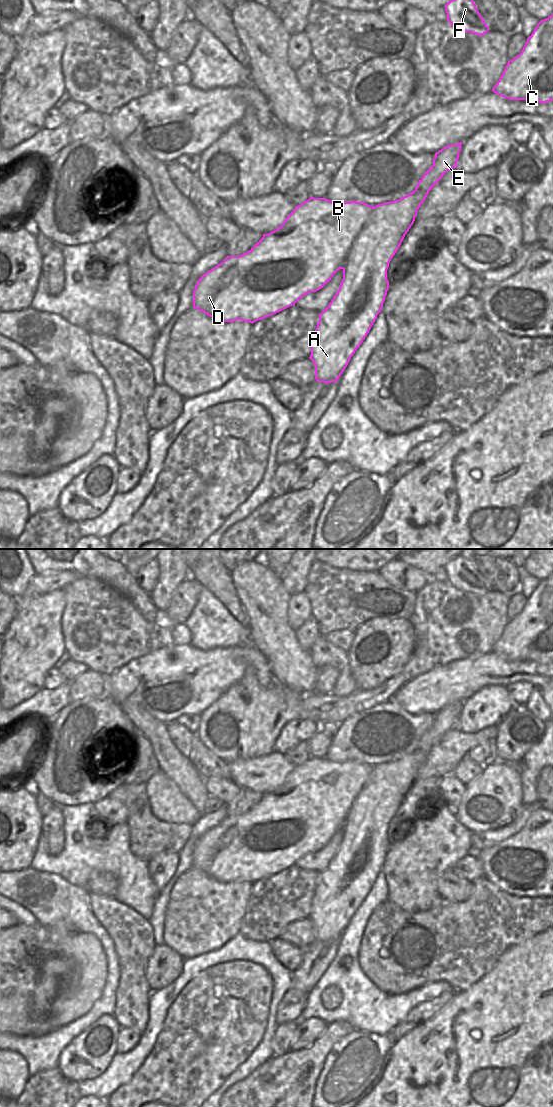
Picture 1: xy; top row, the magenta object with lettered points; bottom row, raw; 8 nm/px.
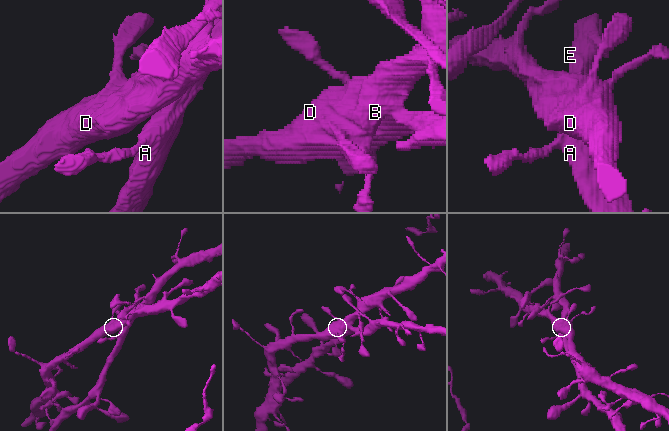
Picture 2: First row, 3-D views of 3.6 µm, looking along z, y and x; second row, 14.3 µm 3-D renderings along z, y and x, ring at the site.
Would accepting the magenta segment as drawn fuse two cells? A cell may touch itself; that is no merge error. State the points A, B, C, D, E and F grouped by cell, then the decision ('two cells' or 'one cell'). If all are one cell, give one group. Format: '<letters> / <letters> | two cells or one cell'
A C E / B D F | two cells

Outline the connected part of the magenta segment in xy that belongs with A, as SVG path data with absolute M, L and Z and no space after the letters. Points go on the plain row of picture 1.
M462 702L450 704L436 712L433 725L425 732L410 754L374 767L367 785L357 797L342 828L343 839L337 853L319 875L309 917L315 925L317 942L326 944L337 942L351 917L369 893L377 875L381 872L389 849L387 839L389 823L413 785L417 771L429 751L446 732L457 728L461 705Z

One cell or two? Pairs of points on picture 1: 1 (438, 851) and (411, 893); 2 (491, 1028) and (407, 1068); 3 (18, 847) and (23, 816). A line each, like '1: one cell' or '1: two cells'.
1: one cell
2: one cell
3: one cell

